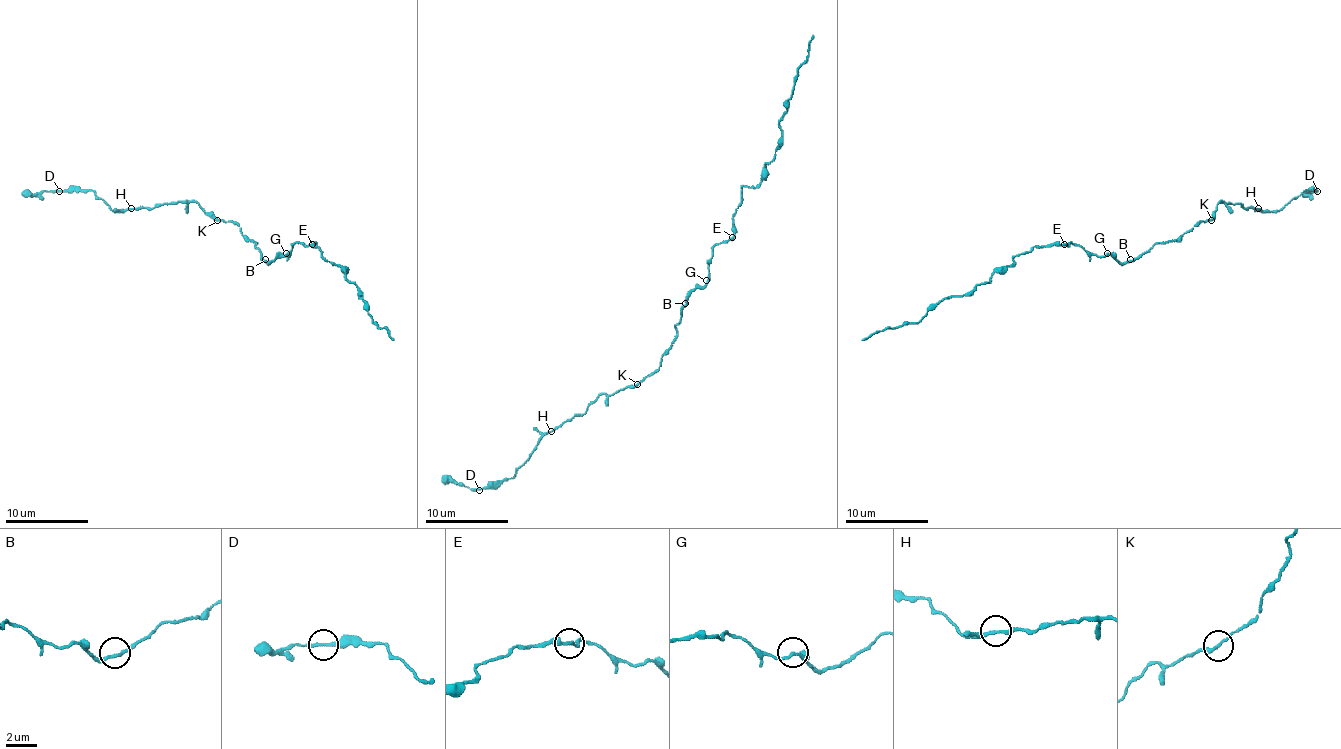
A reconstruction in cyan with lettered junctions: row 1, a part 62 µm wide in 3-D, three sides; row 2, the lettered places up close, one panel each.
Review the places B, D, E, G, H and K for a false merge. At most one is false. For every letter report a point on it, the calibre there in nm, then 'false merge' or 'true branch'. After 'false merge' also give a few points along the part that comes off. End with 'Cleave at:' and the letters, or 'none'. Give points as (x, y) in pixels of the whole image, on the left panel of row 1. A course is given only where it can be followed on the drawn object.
B: place (265, 259); calibre 240 nm; true branch
D: place (59, 191); calibre 200 nm; true branch
E: place (312, 244); calibre 240 nm; true branch
G: place (286, 253); calibre 190 nm; true branch
H: place (131, 208); calibre 180 nm; true branch
K: place (217, 220); calibre 240 nm; true branch
Cleave at: none

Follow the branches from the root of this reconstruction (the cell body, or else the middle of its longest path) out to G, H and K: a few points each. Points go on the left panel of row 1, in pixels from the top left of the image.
G: (267, 261), (269, 264), (286, 253)
H: (267, 261), (255, 247), (257, 243), (251, 241), (236, 224), (209, 216), (195, 201), (130, 207)
K: (267, 261), (255, 247), (257, 243), (251, 241), (236, 224), (217, 220)

